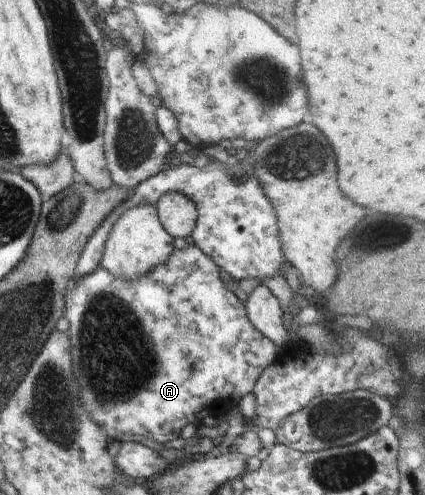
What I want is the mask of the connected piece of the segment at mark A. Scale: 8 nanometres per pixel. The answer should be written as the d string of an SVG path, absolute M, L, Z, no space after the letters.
M189 244L182 249L174 248L169 259L163 265L157 265L151 273L145 273L145 277L125 279L125 277L117 277L99 266L93 273L83 275L81 281L73 280L66 291L64 317L69 322L67 333L71 345L71 349L69 349L71 371L75 377L73 381L77 383L77 389L79 389L81 409L85 409L85 413L112 438L122 433L128 433L165 444L179 439L182 429L189 424L201 427L205 417L222 420L232 410L238 408L241 399L247 393L253 392L253 387L257 384L261 373L269 365L273 365L280 355L277 353L279 349L265 335L261 335L257 329L253 328L247 318L243 303L240 303L239 299L231 291L228 291L221 281L220 269L217 265L196 246Z

